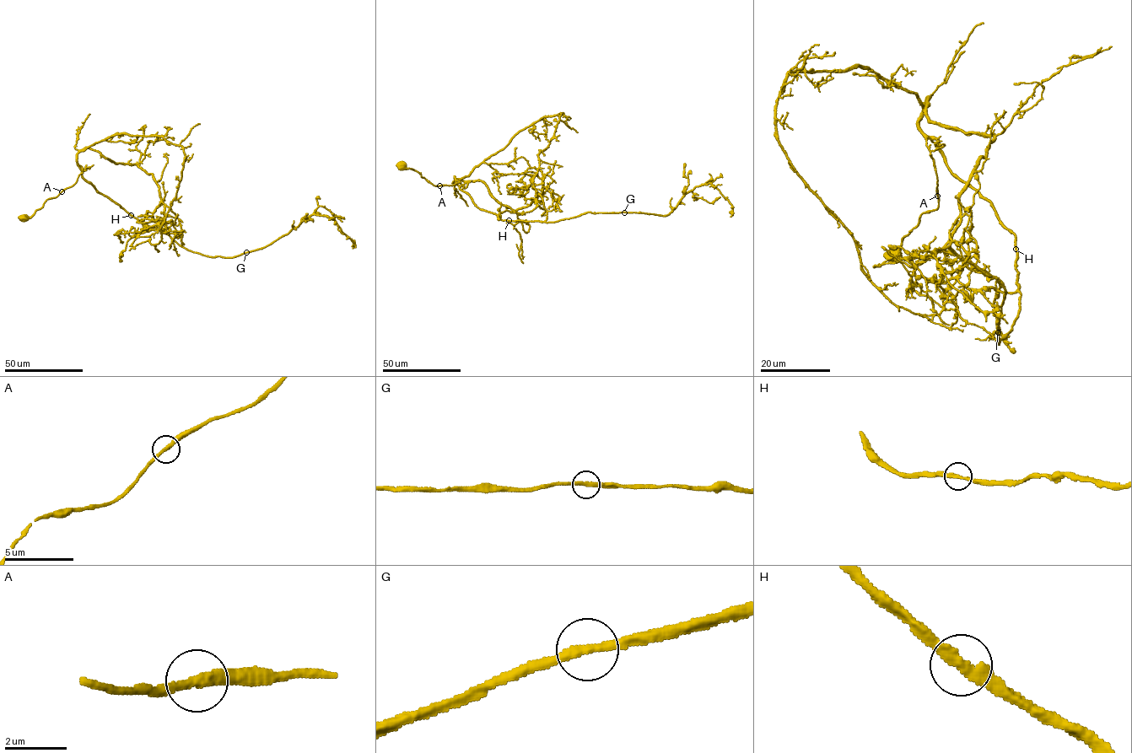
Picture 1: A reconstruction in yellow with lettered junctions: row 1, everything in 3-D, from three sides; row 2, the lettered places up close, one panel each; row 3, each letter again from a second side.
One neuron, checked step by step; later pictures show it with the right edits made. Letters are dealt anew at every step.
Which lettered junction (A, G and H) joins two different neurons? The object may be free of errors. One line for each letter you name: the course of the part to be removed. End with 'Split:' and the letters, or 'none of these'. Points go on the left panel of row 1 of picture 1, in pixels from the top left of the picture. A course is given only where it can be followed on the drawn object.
Split: none of these

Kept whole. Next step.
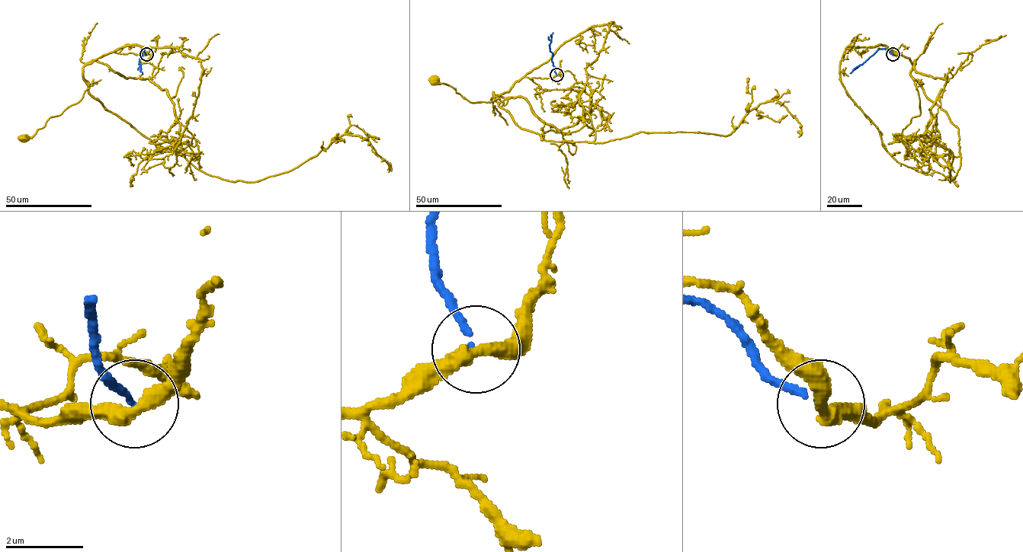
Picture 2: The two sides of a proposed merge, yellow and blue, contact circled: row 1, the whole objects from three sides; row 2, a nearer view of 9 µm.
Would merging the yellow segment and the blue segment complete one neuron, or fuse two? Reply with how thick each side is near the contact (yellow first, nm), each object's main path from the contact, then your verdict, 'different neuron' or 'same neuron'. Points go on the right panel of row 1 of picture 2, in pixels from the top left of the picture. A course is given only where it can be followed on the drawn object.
360/140 nm | yellow via (893, 54), (896, 52), (904, 55), (912, 63), (910, 76), (919, 100), (920, 114), (913, 116), (898, 138) | blue via (893, 54), (880, 49), (850, 73) | different neuron

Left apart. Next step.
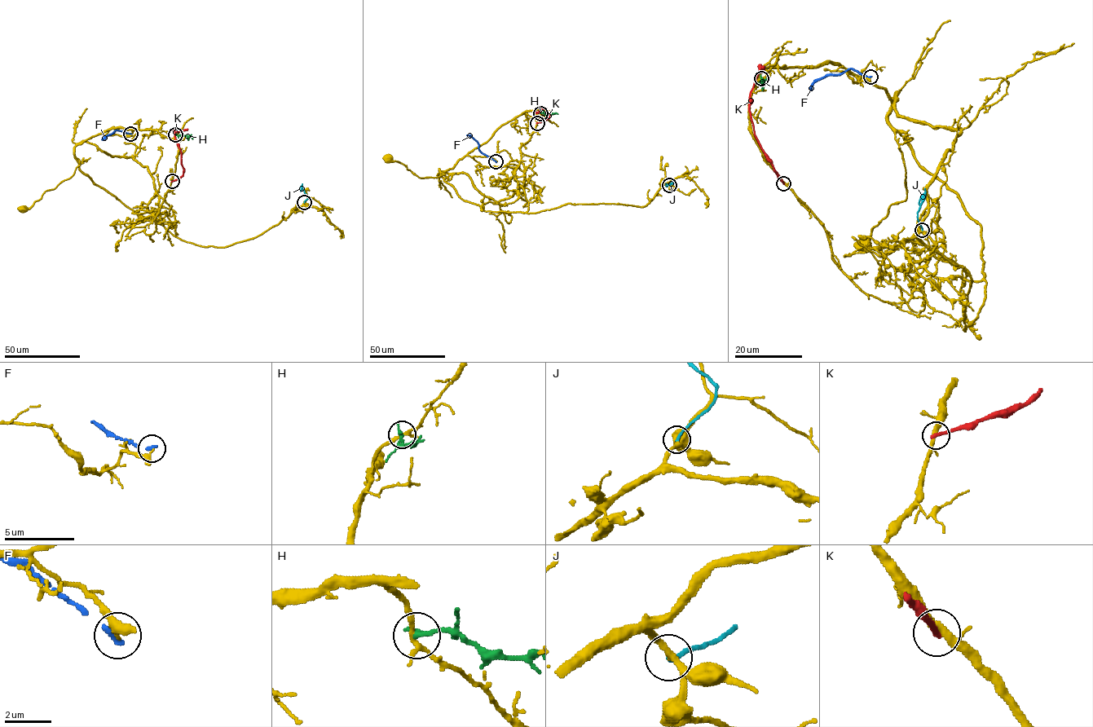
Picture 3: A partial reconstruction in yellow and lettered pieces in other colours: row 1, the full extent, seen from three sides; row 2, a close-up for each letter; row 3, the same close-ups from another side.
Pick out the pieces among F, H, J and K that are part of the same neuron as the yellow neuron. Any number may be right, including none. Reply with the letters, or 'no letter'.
J

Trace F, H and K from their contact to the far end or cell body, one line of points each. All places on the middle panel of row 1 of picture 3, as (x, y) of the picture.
F: (496, 161), (483, 154), (478, 142), (466, 135)
H: (540, 112), (557, 114)
K: (537, 123), (548, 117), (546, 108), (542, 107), (540, 112), (553, 114)

